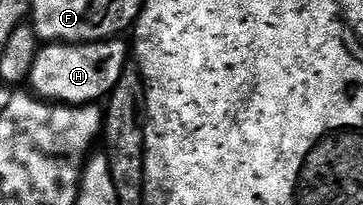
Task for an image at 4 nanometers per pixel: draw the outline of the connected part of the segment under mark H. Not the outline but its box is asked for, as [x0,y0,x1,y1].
[28,37,130,105]

